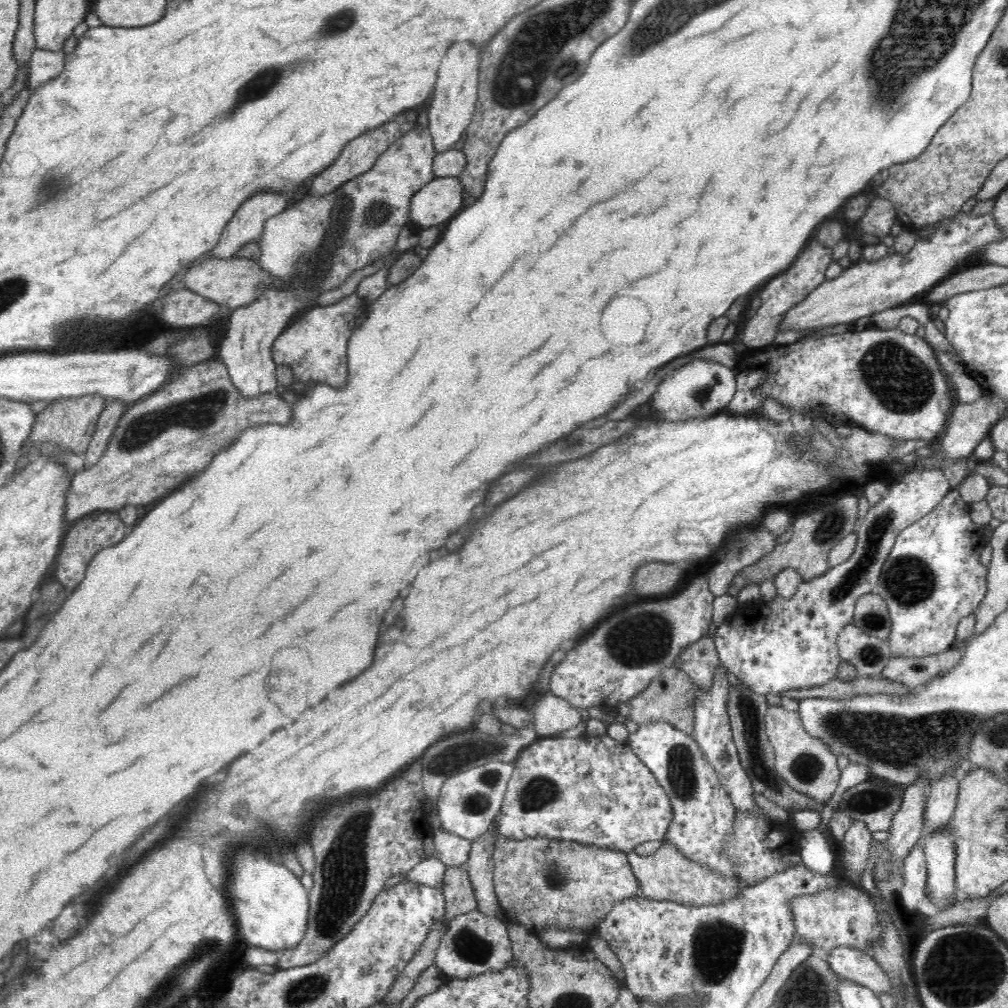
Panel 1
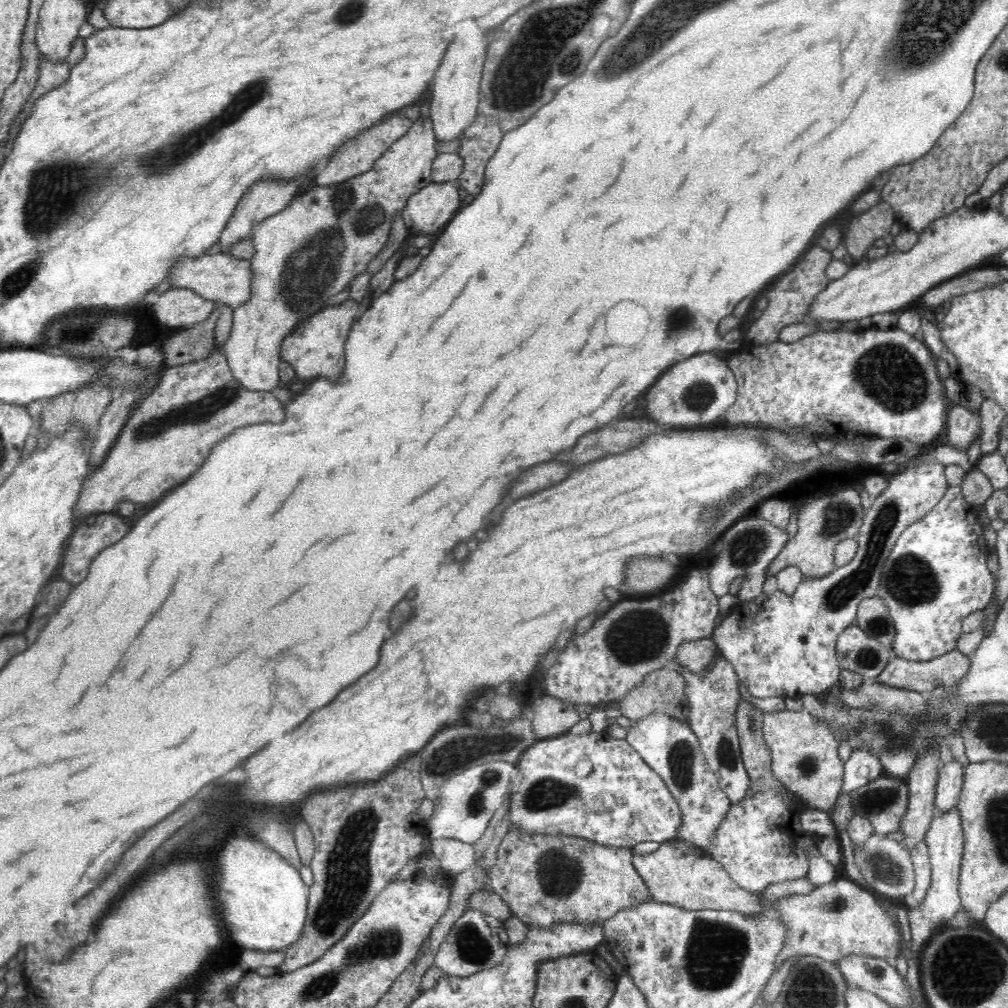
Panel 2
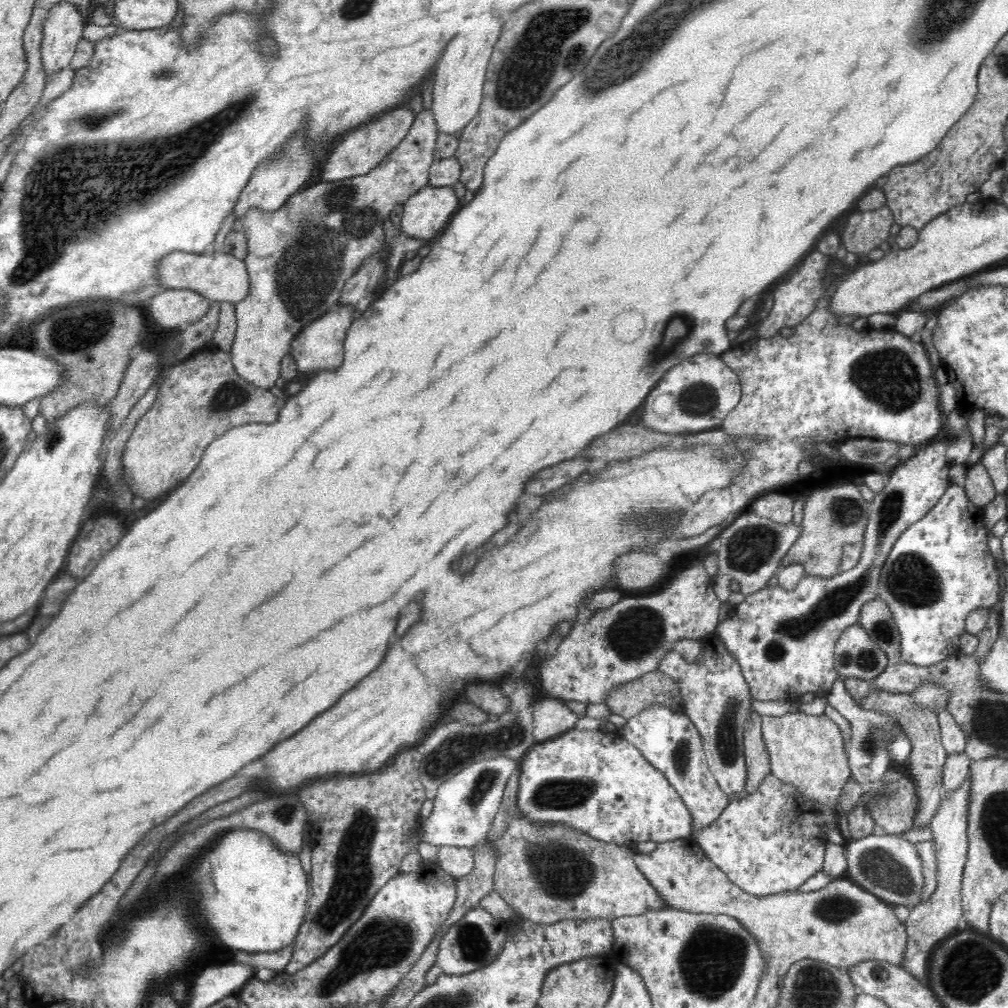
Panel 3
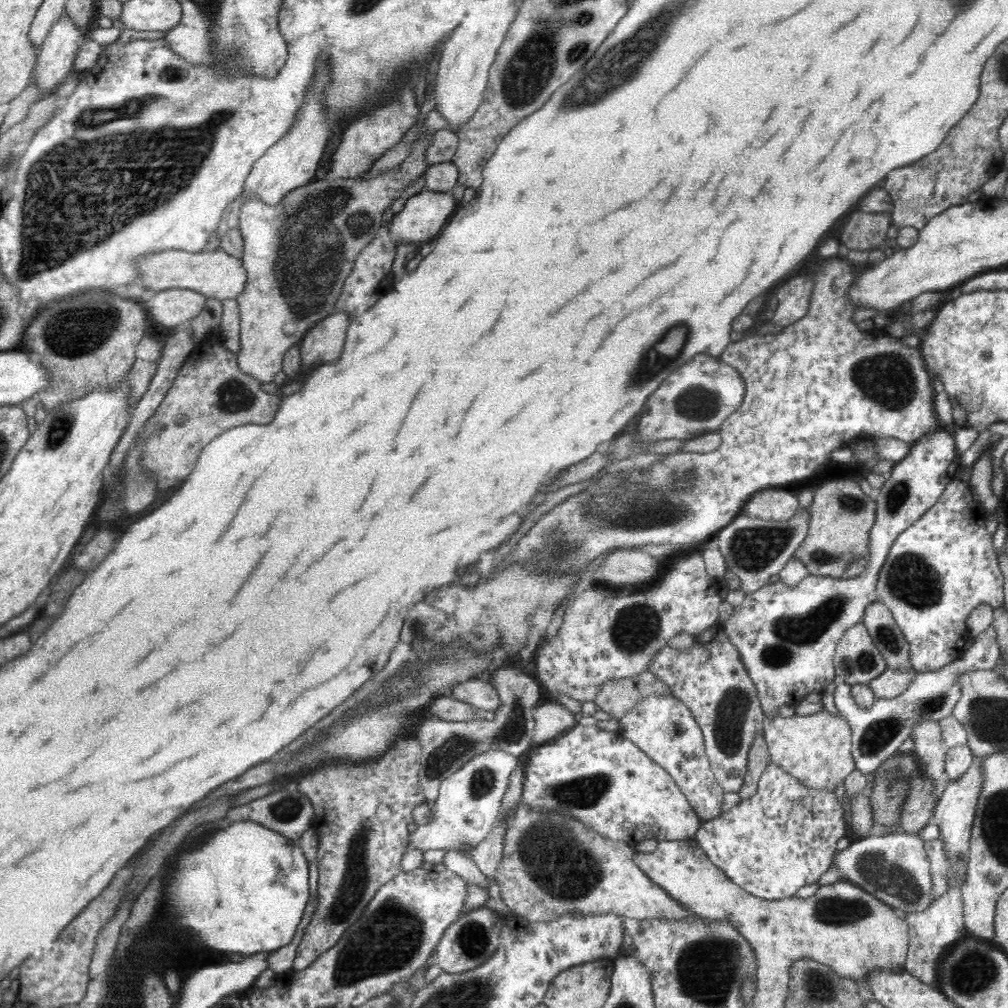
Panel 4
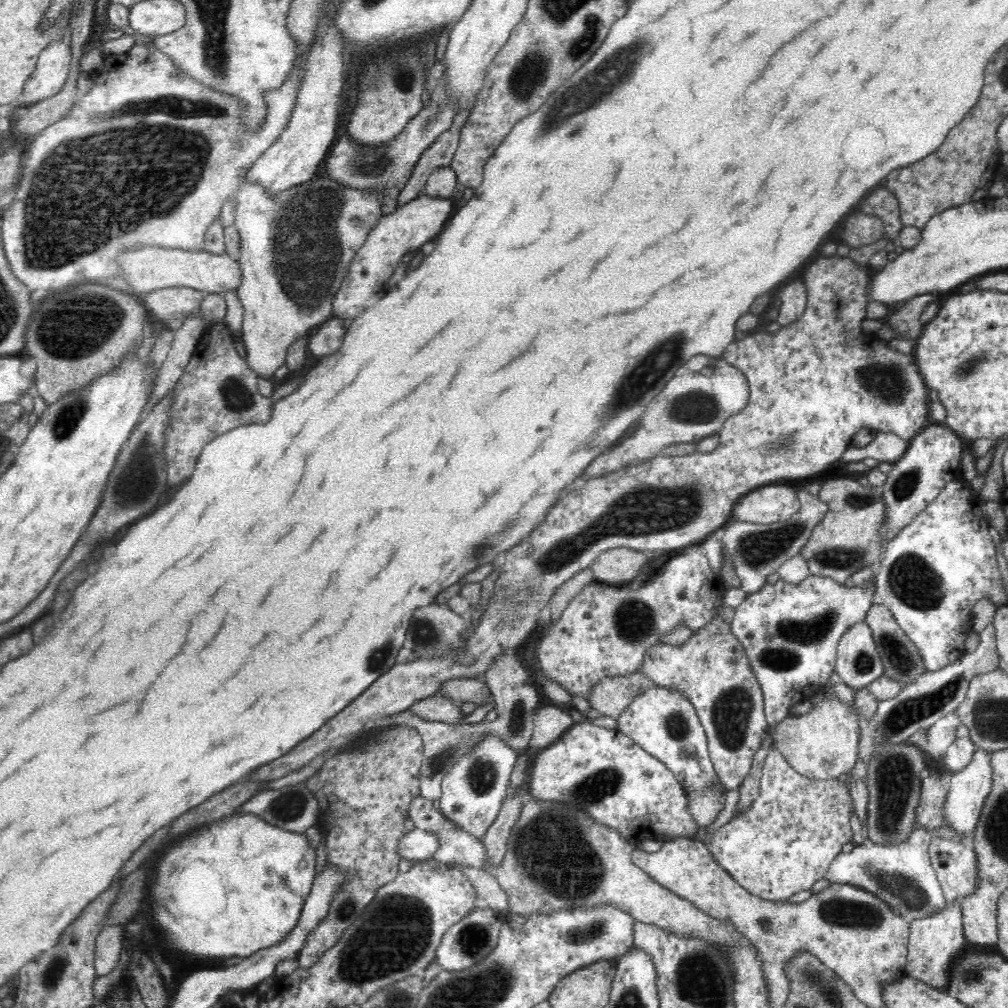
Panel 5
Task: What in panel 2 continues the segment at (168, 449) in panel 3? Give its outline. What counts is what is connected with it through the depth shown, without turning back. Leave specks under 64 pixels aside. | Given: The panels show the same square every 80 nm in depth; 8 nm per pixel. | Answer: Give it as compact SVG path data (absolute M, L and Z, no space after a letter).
M217 349L208 359L201 359L176 367L164 367L159 382L150 393L133 408L123 424L117 439L101 465L84 477L80 496L75 504L75 518L78 521L94 513L109 513L120 502L152 502L163 497L172 489L187 482L208 458L210 450L230 436L238 428L250 424L277 424L286 419L285 406L272 395L272 391L246 390L228 367L224 353Z

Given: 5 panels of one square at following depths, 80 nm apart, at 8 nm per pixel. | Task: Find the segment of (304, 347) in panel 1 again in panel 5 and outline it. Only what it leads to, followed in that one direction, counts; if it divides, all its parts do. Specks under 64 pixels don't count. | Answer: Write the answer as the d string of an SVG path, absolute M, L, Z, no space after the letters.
M336 316L318 325L316 334L309 337L308 352L315 357L328 357L342 347L347 328L342 319Z

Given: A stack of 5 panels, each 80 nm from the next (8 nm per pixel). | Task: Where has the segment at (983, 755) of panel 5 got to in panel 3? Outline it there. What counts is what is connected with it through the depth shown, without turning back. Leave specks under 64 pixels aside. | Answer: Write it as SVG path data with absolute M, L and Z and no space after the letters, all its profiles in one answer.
M971 778L956 788L954 792L945 792L942 802L932 817L929 824L932 833L932 843L936 849L936 861L938 861L938 881L936 892L922 904L916 905L910 911L905 921L907 928L907 947L905 950L904 969L916 979L926 982L930 972L930 955L941 940L962 931L959 928L959 918L964 915L961 900L961 882L963 880L964 868L968 858L968 803Z

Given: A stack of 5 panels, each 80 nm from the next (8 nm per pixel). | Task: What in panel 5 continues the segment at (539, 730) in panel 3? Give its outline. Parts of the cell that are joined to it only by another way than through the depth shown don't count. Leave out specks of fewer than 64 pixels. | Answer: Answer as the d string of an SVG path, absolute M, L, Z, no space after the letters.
M561 705L557 708L556 706L544 706L538 709L533 716L534 730L531 741L529 742L530 748L546 748L549 747L553 742L556 742L572 725L574 719L566 711L565 707Z

